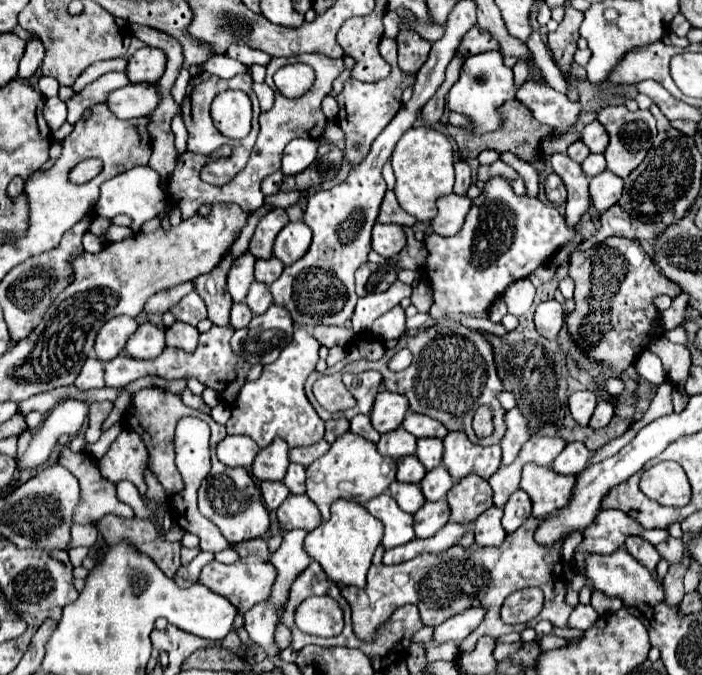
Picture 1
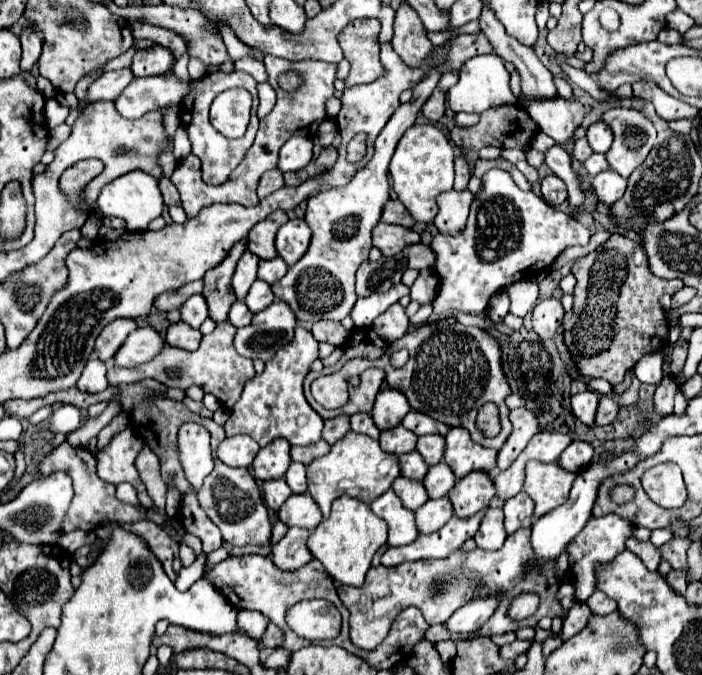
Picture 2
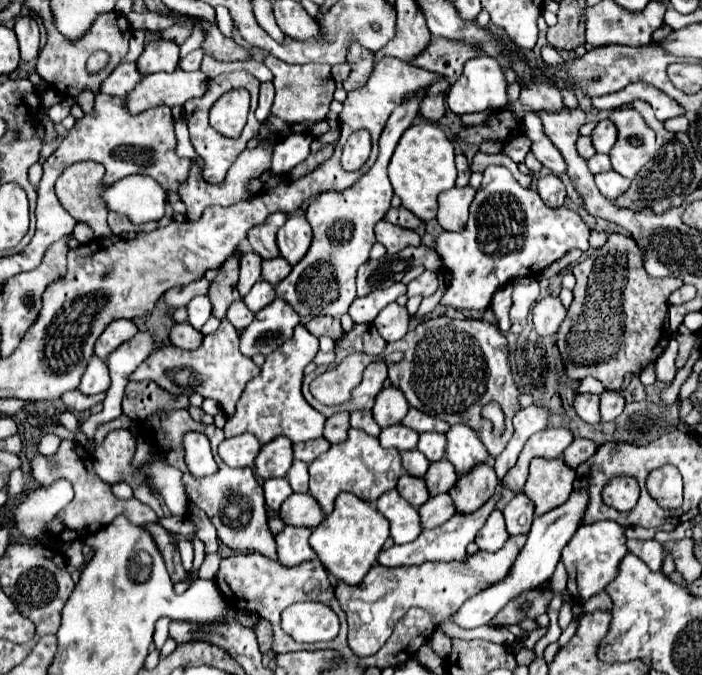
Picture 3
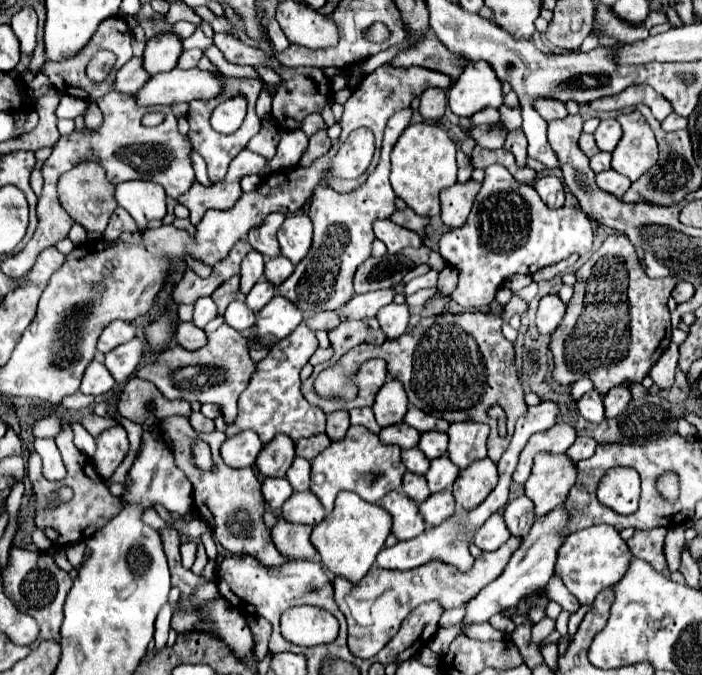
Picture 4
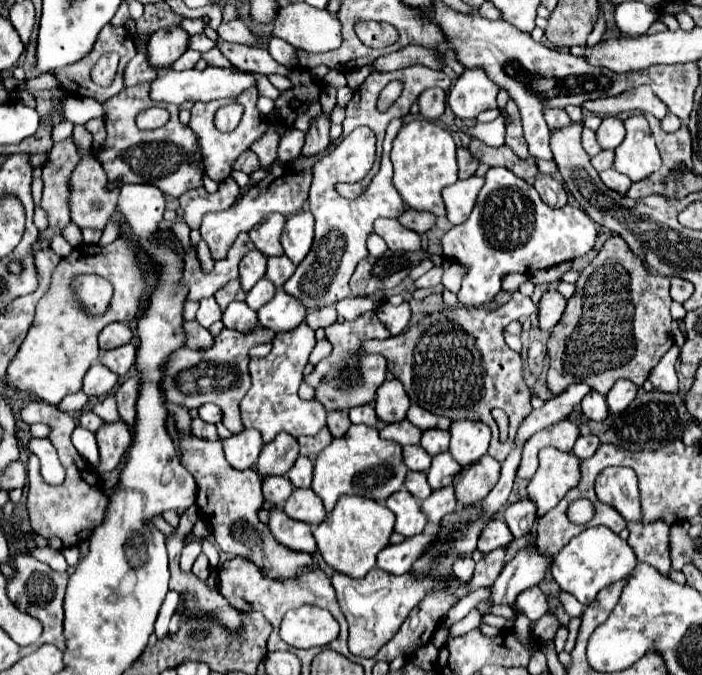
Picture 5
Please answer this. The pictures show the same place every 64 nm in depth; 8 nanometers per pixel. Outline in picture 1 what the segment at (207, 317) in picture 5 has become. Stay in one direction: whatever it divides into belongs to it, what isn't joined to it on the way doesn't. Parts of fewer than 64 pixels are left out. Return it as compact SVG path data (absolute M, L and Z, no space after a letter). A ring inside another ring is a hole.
M190 292L176 306L172 306L170 312L176 316L176 320L196 326L200 320L206 318L206 304L200 300L196 292Z

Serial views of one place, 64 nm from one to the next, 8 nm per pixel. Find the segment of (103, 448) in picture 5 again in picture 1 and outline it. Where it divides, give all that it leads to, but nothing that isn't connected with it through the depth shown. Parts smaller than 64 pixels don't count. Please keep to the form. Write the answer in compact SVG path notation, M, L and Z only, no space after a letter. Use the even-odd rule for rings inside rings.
M122 430L120 436L112 442L110 450L98 460L98 468L106 480L114 484L120 480L128 480L140 490L142 496L146 496L146 466L148 452L134 430Z

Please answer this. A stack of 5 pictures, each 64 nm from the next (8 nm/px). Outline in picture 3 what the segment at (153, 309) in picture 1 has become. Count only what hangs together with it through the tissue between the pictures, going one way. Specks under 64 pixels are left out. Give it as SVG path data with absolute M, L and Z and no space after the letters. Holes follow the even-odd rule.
M202 278L202 280L196 280L188 286L180 286L180 288L172 288L164 294L164 302L172 308L180 308L180 306L186 306L188 300L192 300L194 296L198 294L208 294L208 280Z

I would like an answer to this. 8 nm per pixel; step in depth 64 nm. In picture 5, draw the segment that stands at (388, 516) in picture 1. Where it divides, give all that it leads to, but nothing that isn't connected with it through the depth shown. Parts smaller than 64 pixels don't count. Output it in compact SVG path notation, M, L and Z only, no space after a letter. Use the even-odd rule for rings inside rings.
M398 490L386 498L386 506L394 512L396 524L394 532L402 534L404 538L416 536L426 526L426 516L418 506L418 500L408 490Z

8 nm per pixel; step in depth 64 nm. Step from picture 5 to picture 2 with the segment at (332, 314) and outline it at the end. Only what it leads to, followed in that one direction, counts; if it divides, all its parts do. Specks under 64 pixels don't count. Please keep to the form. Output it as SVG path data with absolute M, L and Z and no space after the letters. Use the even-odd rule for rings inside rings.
M328 320L312 324L310 332L318 342L328 342L332 346L342 346L350 336L350 332L344 330L344 326L340 322L328 322Z

